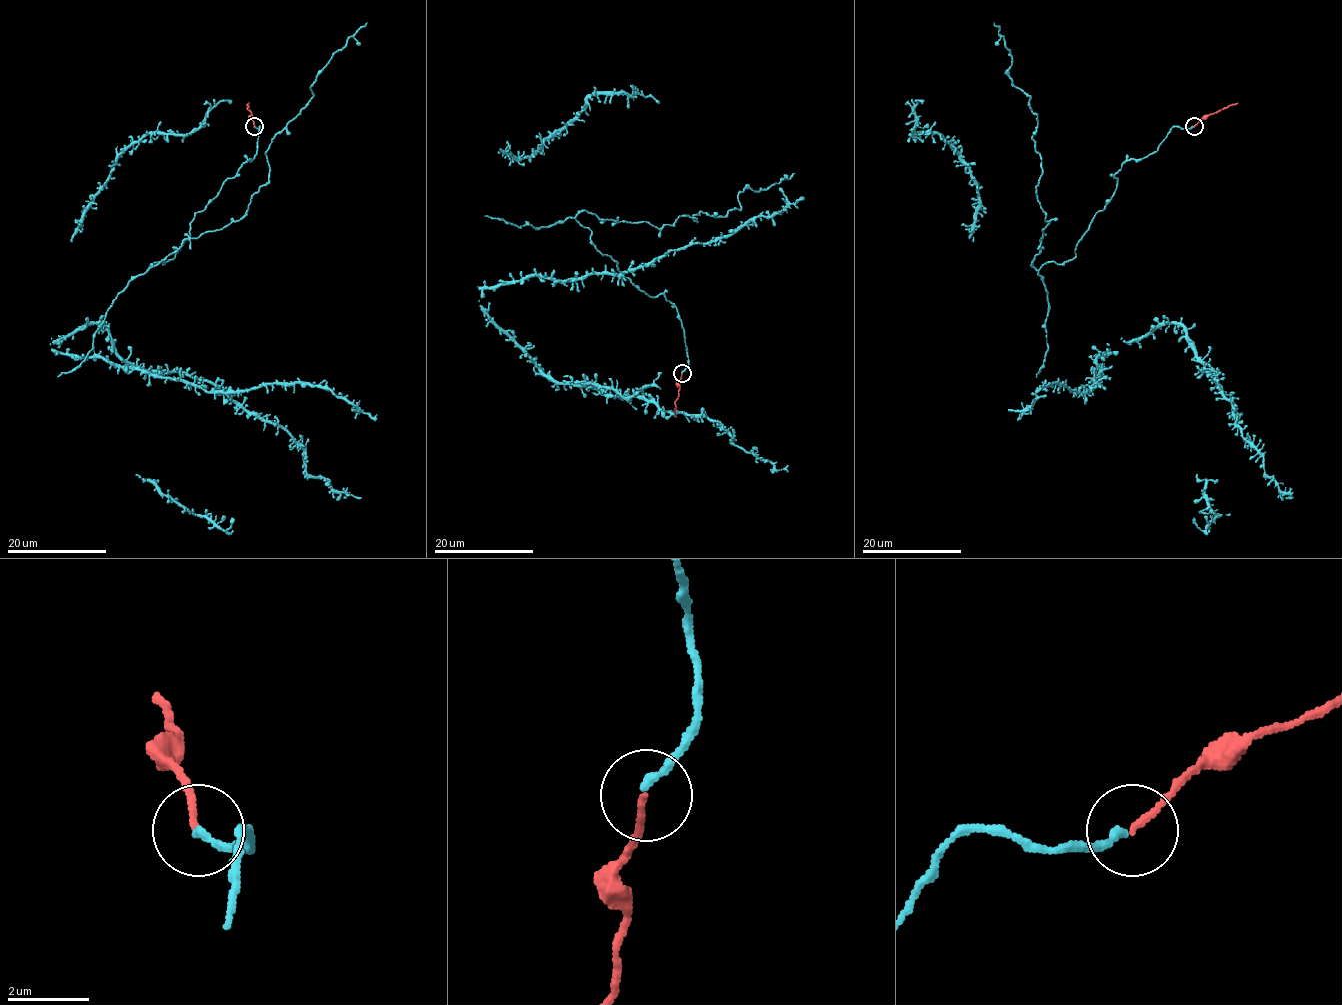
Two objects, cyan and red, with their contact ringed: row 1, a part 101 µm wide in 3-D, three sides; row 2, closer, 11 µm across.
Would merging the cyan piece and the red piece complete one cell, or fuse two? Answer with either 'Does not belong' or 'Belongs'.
Belongs

